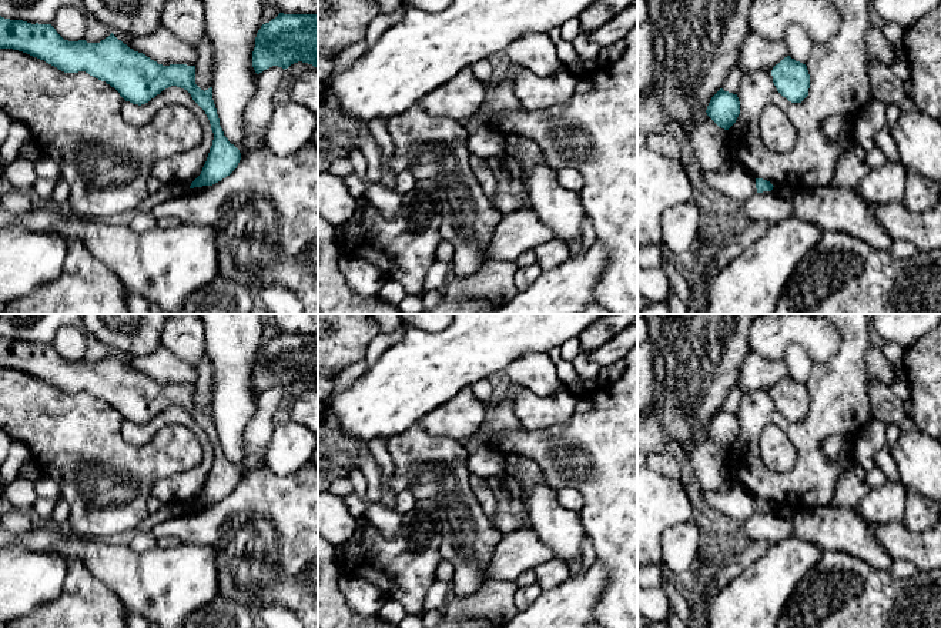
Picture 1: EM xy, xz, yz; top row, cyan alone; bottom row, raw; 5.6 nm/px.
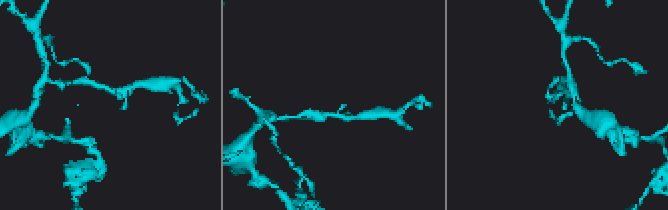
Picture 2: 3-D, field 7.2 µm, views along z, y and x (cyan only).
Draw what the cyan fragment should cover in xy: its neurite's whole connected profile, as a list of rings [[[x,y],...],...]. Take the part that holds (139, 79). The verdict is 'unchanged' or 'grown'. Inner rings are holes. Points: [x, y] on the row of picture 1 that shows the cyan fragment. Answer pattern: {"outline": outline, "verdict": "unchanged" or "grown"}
{"outline": [[[0,16],[0,49],[13,49],[44,60],[64,73],[86,71],[90,76],[114,87],[120,96],[133,104],[145,104],[163,90],[177,86],[187,90],[192,100],[205,111],[214,133],[212,146],[201,174],[191,183],[190,188],[212,186],[230,176],[241,160],[240,150],[228,141],[220,126],[220,118],[212,100],[212,87],[201,90],[195,84],[195,66],[170,64],[163,66],[143,53],[134,51],[113,33],[100,43],[86,40],[64,40],[51,24],[31,24],[23,20],[10,20]]], "verdict": "unchanged"}

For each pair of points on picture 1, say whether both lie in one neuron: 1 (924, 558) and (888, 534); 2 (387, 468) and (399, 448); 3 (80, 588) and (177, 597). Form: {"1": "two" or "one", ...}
{"1": "one", "2": "two", "3": "two"}

